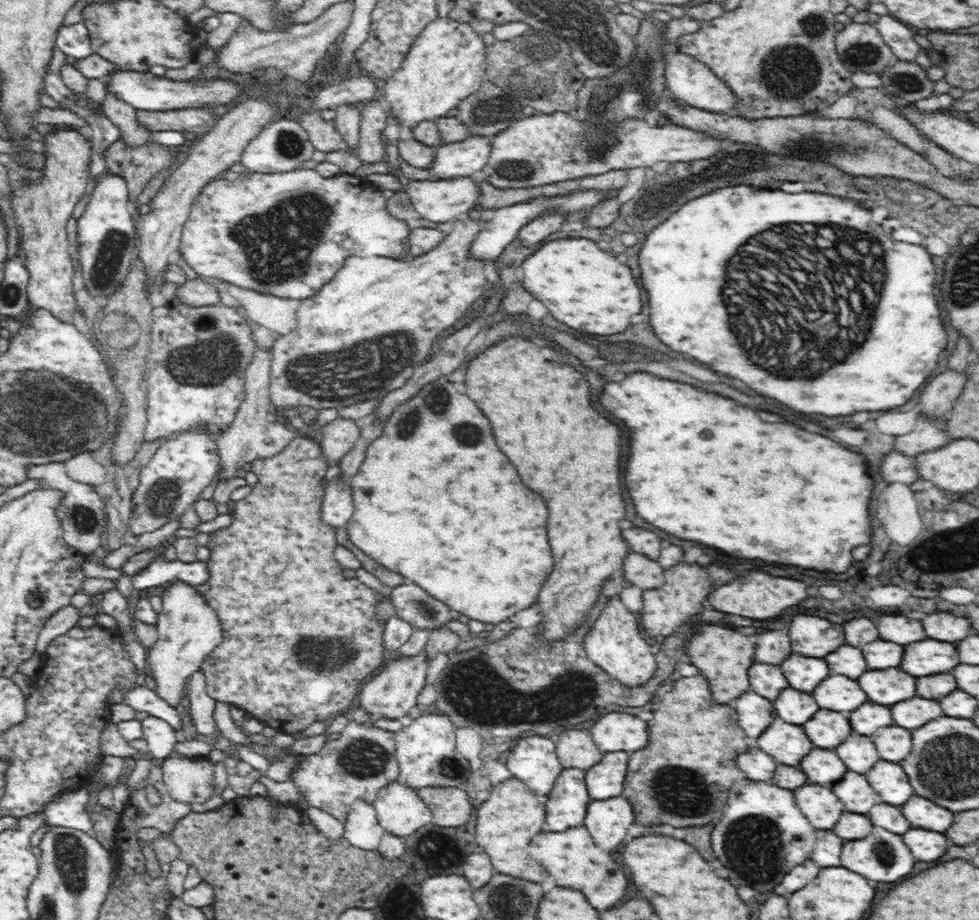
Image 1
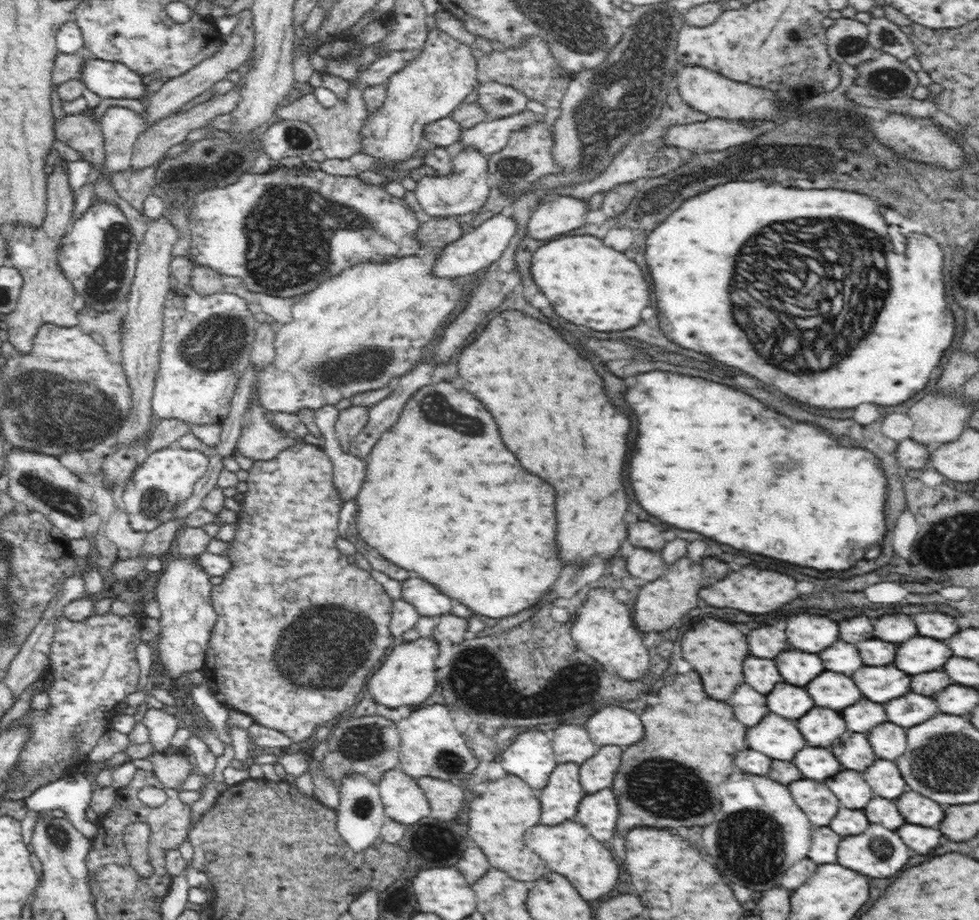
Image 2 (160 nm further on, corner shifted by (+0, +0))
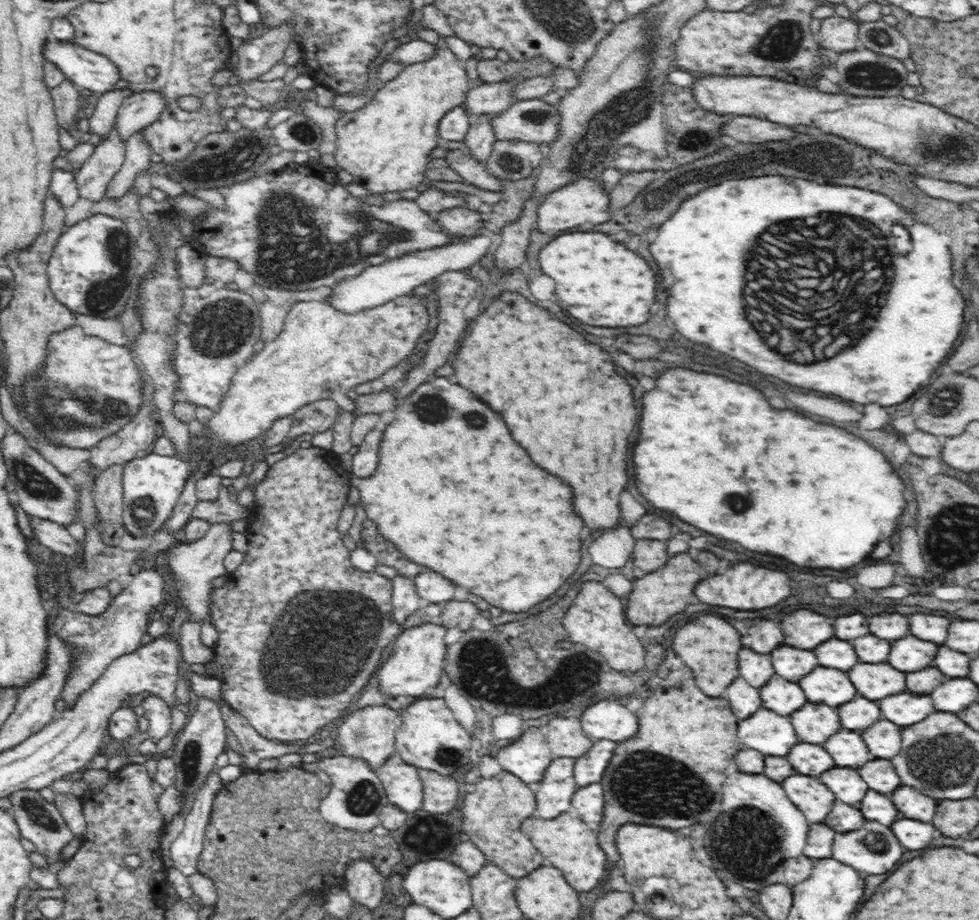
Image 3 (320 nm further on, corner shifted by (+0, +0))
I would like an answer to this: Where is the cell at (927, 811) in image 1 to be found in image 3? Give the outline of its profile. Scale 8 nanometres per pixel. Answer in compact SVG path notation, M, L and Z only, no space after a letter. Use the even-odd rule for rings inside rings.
M900 785L899 788L892 791L889 796L896 808L912 820L922 820L930 822L936 814L936 800L928 798L928 795L920 794L914 788L906 785Z

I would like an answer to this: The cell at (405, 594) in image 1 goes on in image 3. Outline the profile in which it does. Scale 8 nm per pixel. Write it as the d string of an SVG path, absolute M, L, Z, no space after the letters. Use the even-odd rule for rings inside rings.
M428 570L418 573L414 576L414 582L418 594L434 604L443 604L451 601L458 596L454 586L447 578L441 574L436 574L434 570Z

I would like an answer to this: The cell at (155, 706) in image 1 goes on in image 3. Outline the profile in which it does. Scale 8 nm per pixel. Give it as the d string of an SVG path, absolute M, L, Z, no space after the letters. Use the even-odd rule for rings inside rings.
M216 770L210 774L208 784L196 796L185 818L184 829L172 842L170 854L173 866L186 876L197 872L197 862L203 850L204 832L208 826L208 816L212 810L212 802L223 789Z

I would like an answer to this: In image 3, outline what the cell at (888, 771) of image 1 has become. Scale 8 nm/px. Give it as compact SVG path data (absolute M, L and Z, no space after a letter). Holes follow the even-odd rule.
M873 758L872 761L859 767L858 772L866 781L869 789L877 793L890 794L901 785L901 778L895 772L890 759Z

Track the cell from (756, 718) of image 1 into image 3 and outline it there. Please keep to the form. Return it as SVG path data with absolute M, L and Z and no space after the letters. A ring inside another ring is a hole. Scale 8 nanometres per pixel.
M736 678L732 682L732 686L728 686L728 690L724 690L722 696L730 702L730 708L736 714L736 718L742 718L742 720L751 717L762 707L759 690L748 686L748 682L744 682L742 678Z

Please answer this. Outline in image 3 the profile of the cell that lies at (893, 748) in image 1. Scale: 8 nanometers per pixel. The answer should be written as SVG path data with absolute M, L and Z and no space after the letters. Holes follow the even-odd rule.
M877 720L860 734L873 758L891 759L901 750L901 726L889 720Z

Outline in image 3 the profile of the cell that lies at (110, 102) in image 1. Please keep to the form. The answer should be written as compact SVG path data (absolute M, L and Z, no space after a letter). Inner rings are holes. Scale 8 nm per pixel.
M113 128L107 139L96 143L93 153L74 173L80 196L92 202L103 200L106 186L120 170L124 158L125 143Z

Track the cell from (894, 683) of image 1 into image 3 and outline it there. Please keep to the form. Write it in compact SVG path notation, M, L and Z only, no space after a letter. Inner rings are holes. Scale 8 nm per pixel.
M860 662L852 670L846 672L858 694L868 700L880 700L886 696L894 696L906 690L904 674L890 664L868 664Z

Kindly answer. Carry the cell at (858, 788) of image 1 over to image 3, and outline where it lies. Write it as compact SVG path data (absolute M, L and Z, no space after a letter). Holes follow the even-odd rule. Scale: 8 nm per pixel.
M832 766L827 773L820 774L818 780L834 793L836 801L854 806L858 806L869 790L858 770L850 767Z

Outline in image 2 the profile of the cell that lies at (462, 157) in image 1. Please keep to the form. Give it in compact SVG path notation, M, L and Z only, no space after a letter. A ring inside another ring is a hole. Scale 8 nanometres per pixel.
M526 109L502 118L484 120L472 128L464 129L459 142L464 148L473 146L476 150L481 150L482 154L491 155L506 146L512 131L519 131L533 123L539 123L542 117L544 115Z

